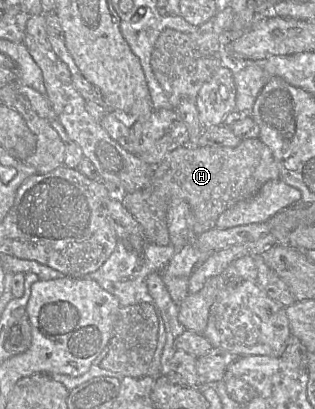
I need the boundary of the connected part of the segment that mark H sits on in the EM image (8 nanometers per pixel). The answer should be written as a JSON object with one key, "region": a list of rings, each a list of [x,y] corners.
{"region":[[[251,138],[242,140],[236,147],[178,147],[154,167],[149,187],[120,197],[124,207],[143,227],[145,240],[156,245],[168,246],[170,237],[167,227],[167,210],[171,200],[178,198],[189,204],[193,214],[192,230],[195,236],[199,236],[216,227],[216,221],[221,213],[239,201],[254,196],[267,181],[278,179],[281,179],[280,169],[270,148],[259,138]]]}

